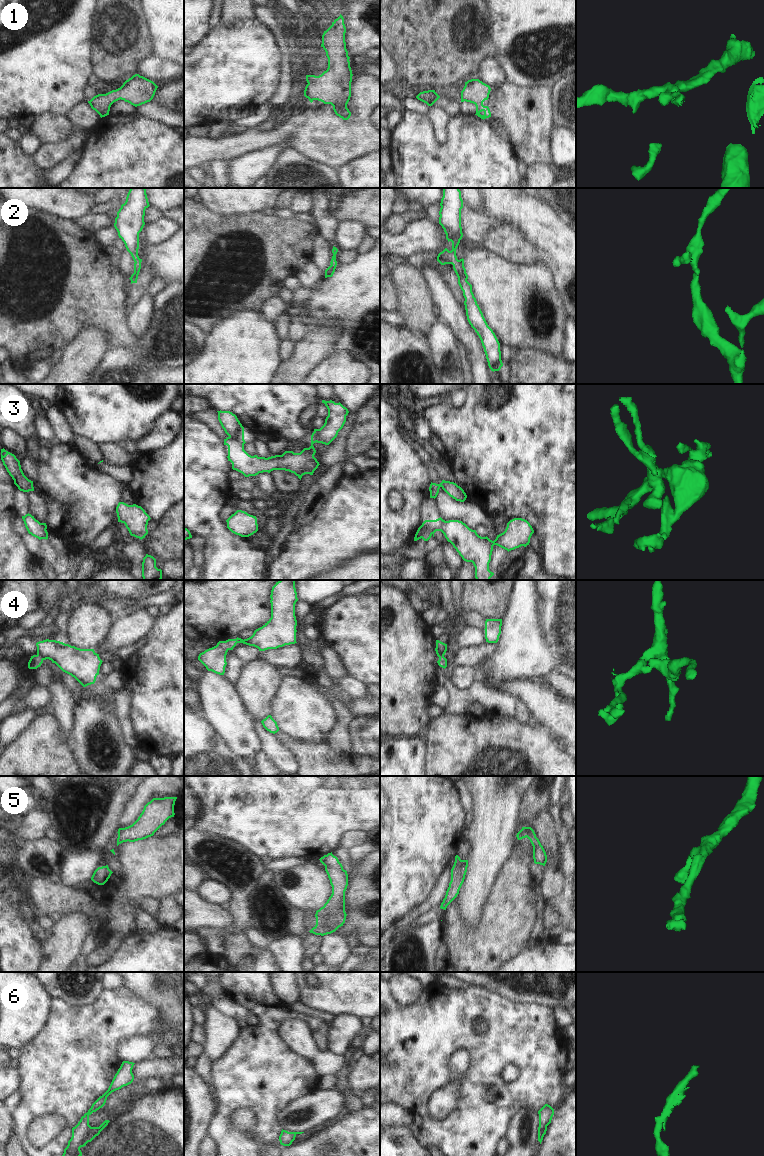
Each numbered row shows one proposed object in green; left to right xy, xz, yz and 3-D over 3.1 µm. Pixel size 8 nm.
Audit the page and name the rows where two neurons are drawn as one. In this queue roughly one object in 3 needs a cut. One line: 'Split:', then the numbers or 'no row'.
Split: 3, 4

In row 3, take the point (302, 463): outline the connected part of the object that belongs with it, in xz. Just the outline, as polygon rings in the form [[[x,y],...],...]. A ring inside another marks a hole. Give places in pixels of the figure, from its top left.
[[[322,400],[328,409],[328,416],[320,429],[314,429],[311,435],[311,446],[304,448],[300,453],[285,451],[282,455],[268,458],[251,456],[244,450],[244,427],[240,426],[237,433],[224,439],[224,445],[228,446],[228,461],[232,463],[232,469],[242,473],[245,477],[256,476],[259,473],[273,470],[285,470],[294,473],[300,480],[303,475],[313,475],[320,465],[314,457],[316,450],[314,443],[329,445],[338,435],[346,422],[349,411],[340,402]]]

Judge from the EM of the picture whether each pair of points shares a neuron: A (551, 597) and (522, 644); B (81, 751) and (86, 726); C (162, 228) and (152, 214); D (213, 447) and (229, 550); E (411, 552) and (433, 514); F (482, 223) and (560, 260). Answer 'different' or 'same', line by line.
A: different
B: same
C: different
D: same
E: same
F: different

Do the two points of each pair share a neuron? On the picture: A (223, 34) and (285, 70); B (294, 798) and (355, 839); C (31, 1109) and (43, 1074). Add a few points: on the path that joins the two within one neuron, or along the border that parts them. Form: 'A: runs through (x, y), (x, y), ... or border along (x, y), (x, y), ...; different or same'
A: border along (277, 44), (281, 67), (274, 90); different
B: border along (366, 830), (347, 830), (342, 835), (339, 844); different
C: runs through (36, 1100), (43, 1091), (43, 1083); same

